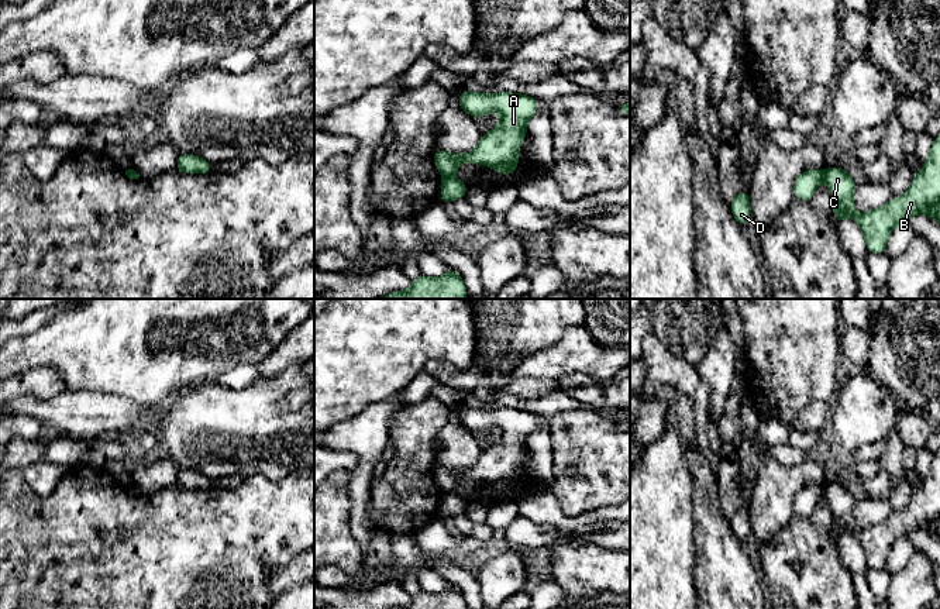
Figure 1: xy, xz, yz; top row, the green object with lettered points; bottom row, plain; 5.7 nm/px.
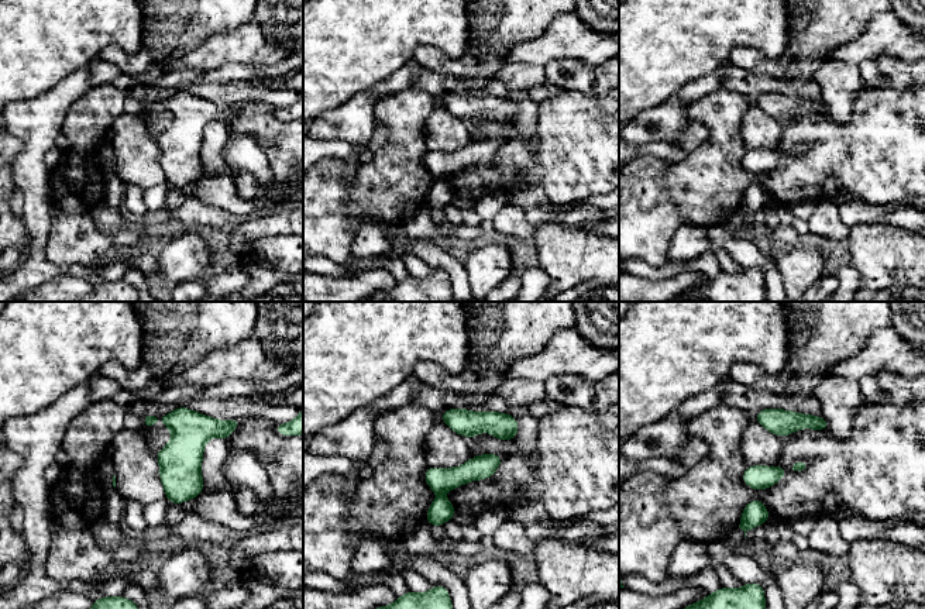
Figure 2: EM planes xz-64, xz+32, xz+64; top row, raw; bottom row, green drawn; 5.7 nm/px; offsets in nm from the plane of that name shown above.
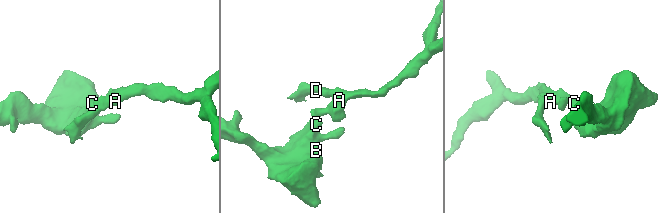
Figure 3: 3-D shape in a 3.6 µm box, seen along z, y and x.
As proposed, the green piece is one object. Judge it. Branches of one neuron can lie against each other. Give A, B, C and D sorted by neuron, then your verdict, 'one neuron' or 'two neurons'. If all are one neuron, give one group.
A D / B C; two neurons

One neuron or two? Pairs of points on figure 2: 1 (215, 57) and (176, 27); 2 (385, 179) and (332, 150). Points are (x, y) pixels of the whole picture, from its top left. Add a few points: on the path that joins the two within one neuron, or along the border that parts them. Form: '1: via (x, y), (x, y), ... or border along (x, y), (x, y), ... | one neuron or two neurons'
1: border along (230, 31), (210, 35), (181, 57), (174, 65) | two neurons
2: border along (343, 158), (326, 157), (317, 161) | two neurons

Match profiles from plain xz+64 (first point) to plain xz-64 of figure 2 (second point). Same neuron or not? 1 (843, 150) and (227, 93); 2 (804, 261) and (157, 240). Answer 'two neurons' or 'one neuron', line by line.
1: two neurons
2: two neurons

